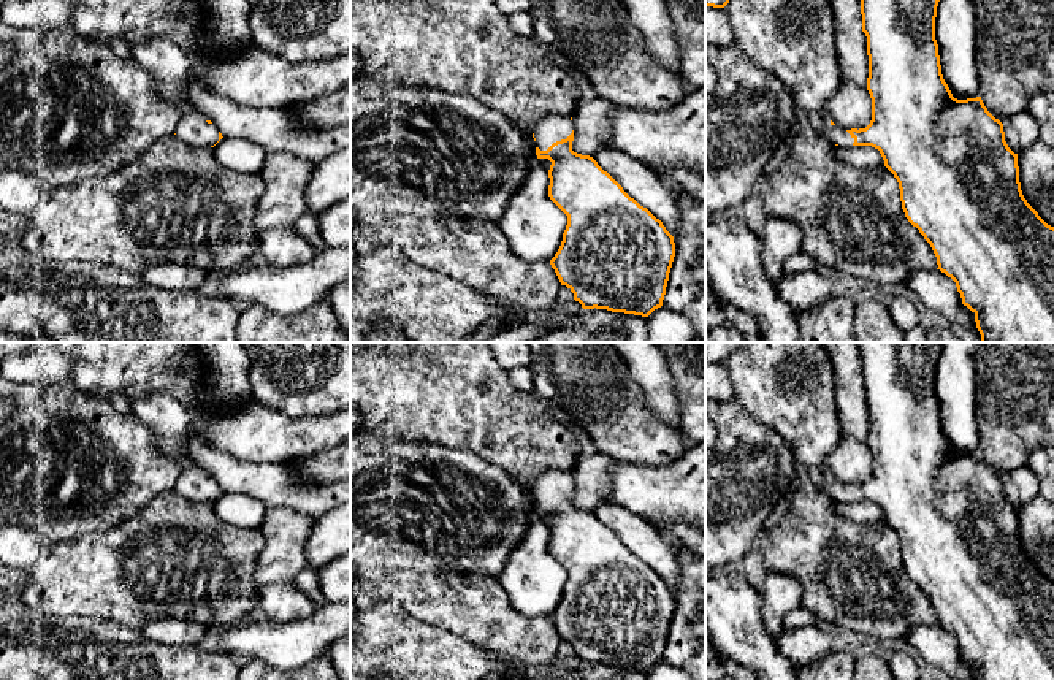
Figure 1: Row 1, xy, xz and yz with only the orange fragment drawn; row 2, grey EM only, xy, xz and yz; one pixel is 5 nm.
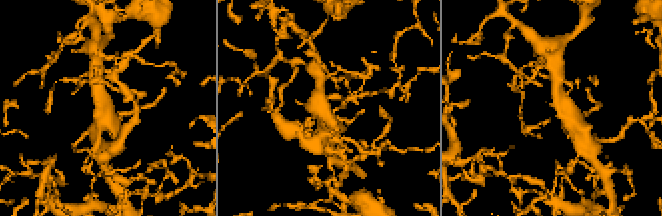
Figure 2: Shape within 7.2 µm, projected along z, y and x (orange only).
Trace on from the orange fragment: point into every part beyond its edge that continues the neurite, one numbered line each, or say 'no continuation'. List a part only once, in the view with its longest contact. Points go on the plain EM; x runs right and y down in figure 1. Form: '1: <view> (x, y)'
1: xz (553, 482)

